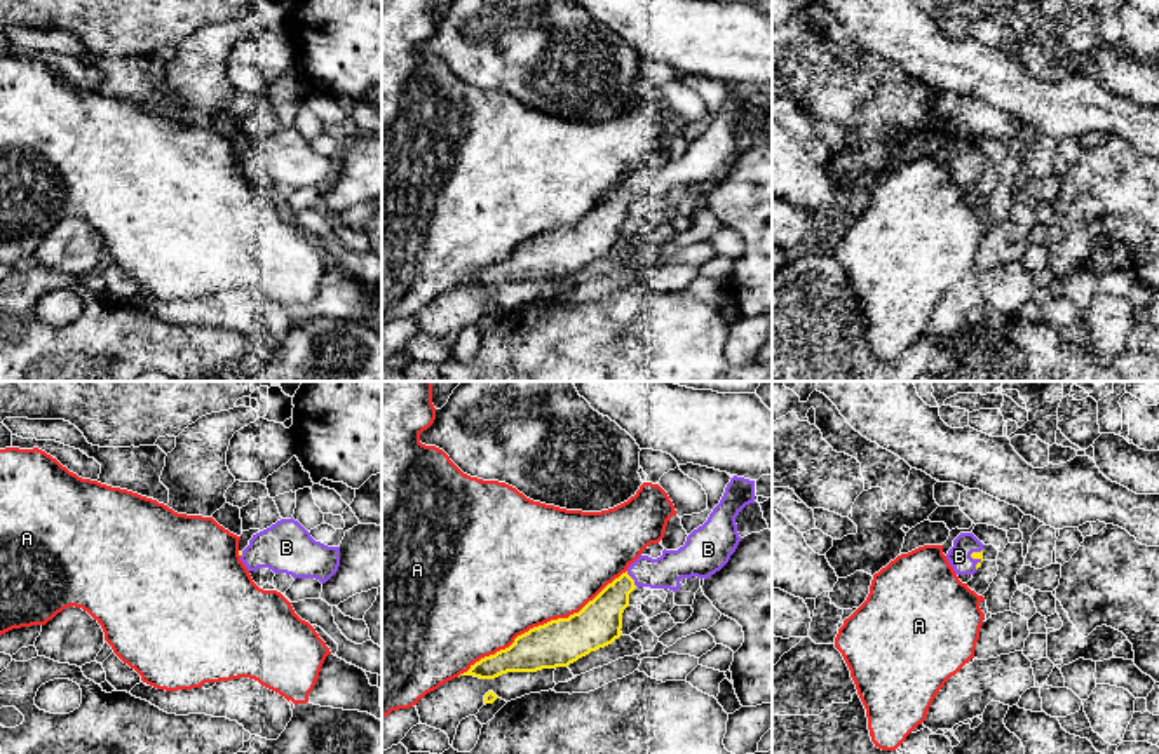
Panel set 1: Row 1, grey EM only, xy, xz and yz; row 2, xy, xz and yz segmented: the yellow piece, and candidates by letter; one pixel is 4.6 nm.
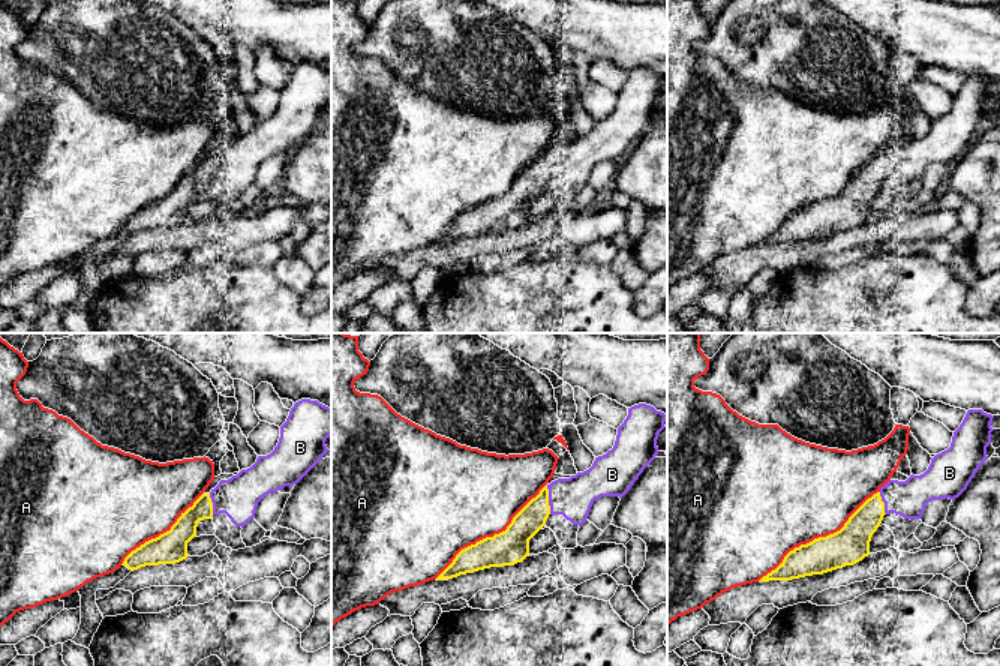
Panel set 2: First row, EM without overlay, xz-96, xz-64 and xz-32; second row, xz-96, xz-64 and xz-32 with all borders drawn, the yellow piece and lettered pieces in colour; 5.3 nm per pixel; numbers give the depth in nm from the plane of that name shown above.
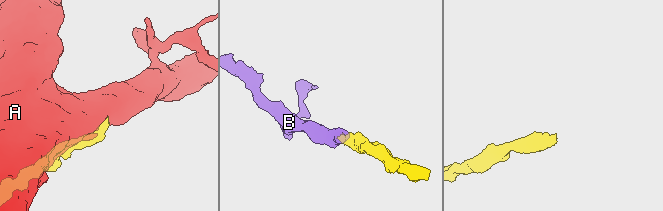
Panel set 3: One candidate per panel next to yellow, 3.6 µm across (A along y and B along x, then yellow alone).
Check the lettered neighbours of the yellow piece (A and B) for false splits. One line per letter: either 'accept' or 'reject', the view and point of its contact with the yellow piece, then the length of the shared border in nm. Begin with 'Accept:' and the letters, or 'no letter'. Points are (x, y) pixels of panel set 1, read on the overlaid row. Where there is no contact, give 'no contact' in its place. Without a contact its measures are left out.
Accept: B
A: reject; contact xz (541, 626); length 900 nm
B: accept; contact xz (631, 578); length 90 nm

